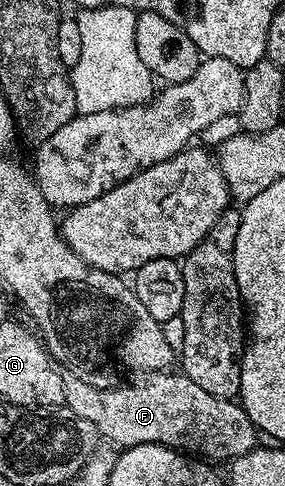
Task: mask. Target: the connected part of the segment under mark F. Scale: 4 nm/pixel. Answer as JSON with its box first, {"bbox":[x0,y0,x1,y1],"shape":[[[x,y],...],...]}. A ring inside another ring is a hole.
{"bbox":[63,375,257,462],"shape":[[[68,375],[63,382],[63,404],[70,415],[85,418],[104,441],[112,440],[120,449],[163,444],[211,462],[230,462],[257,446],[256,426],[245,414],[243,405],[234,399],[222,400],[206,393],[188,376],[169,377],[167,392],[159,388],[127,387],[97,388]]]}

